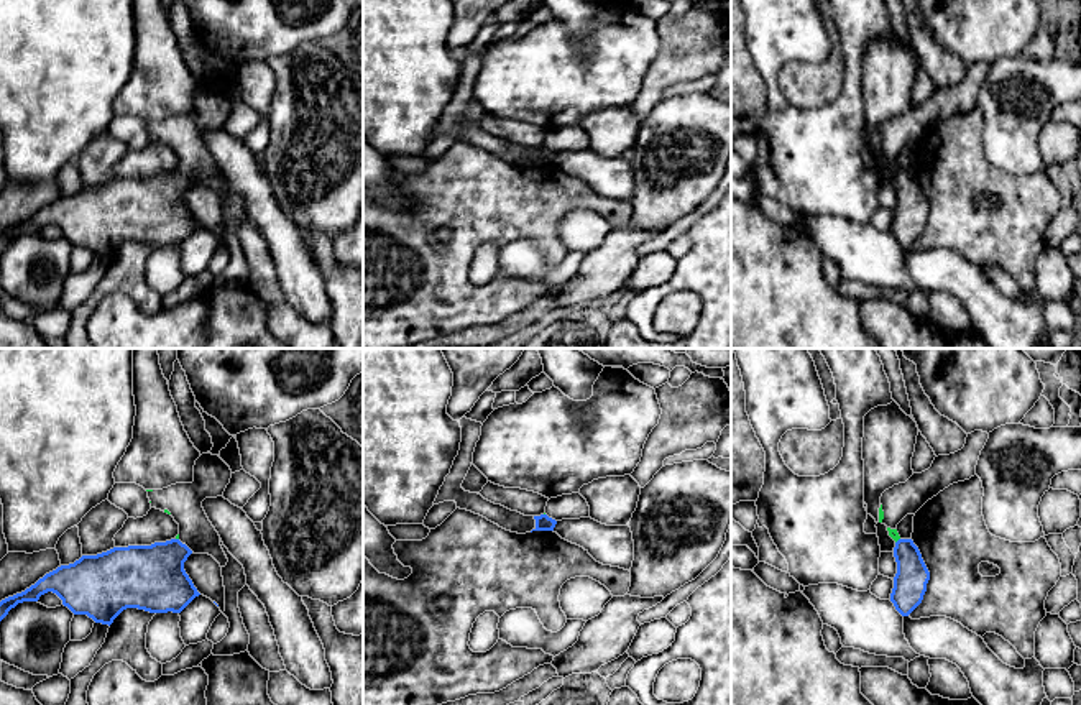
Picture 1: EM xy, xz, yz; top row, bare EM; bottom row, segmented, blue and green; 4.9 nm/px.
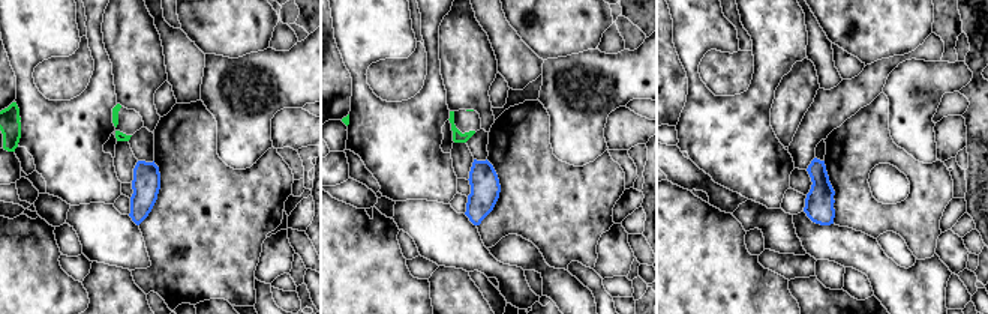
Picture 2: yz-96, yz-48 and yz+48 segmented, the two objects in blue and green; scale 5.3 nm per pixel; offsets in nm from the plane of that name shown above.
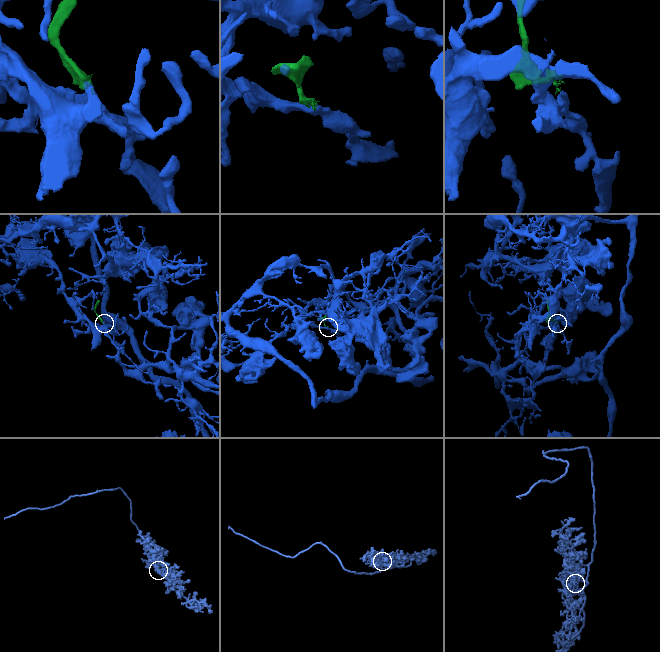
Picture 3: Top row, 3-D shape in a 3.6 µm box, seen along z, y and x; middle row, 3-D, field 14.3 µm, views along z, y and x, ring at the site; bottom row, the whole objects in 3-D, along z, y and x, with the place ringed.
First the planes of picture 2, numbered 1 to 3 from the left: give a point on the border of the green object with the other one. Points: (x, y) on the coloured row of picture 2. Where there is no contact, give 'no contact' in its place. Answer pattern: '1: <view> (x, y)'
1: no contact
2: no contact
3: no contact

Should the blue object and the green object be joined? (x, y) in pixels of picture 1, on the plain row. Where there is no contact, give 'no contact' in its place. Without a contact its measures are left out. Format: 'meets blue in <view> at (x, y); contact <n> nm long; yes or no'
meets blue in yz at (897, 173); contact 40 nm long; no

